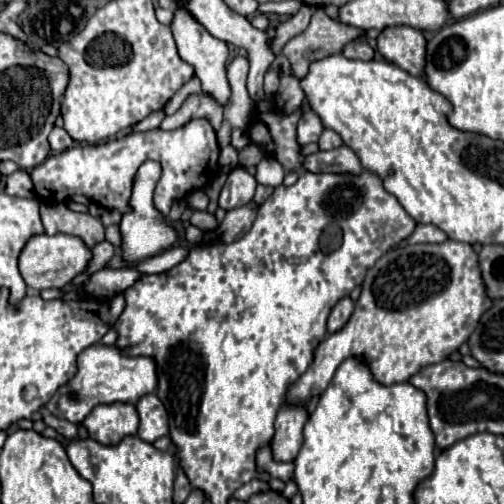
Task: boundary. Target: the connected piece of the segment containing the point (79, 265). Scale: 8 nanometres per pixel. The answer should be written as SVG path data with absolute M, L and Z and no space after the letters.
M39 234L27 240L25 248L21 250L19 256L19 272L25 280L25 284L31 290L45 290L45 288L61 288L69 284L77 274L81 274L87 268L87 262L91 258L89 248L75 236L69 234Z

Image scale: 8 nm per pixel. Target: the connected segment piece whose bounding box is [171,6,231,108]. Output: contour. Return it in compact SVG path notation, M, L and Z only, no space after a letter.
M177 6L175 10L175 20L171 24L175 42L177 42L177 50L179 56L189 62L195 68L195 76L201 80L203 86L203 94L213 96L213 100L217 100L217 104L221 104L223 108L229 102L231 96L231 88L227 82L227 44L223 40L217 40L215 36L211 36L201 24L197 24L185 10L181 10L181 6Z

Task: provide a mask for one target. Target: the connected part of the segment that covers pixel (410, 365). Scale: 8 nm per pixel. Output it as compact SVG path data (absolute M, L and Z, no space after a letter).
M447 240L443 244L407 244L393 248L391 252L381 256L373 264L373 268L369 268L361 286L361 296L349 322L341 330L329 334L323 342L319 342L311 366L297 382L289 386L285 400L301 400L301 404L307 404L311 398L321 396L339 364L347 358L361 358L369 366L373 378L383 386L407 382L423 366L445 360L463 342L467 342L481 314L487 312L491 304L493 302L485 294L485 286L477 266L477 254L471 244Z

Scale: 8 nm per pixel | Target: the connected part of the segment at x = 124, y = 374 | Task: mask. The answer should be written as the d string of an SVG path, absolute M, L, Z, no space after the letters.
M101 342L83 350L77 358L77 374L63 384L47 402L47 410L71 422L83 422L85 416L99 404L137 404L145 394L157 390L157 364L149 356L127 356L117 346L105 346Z

